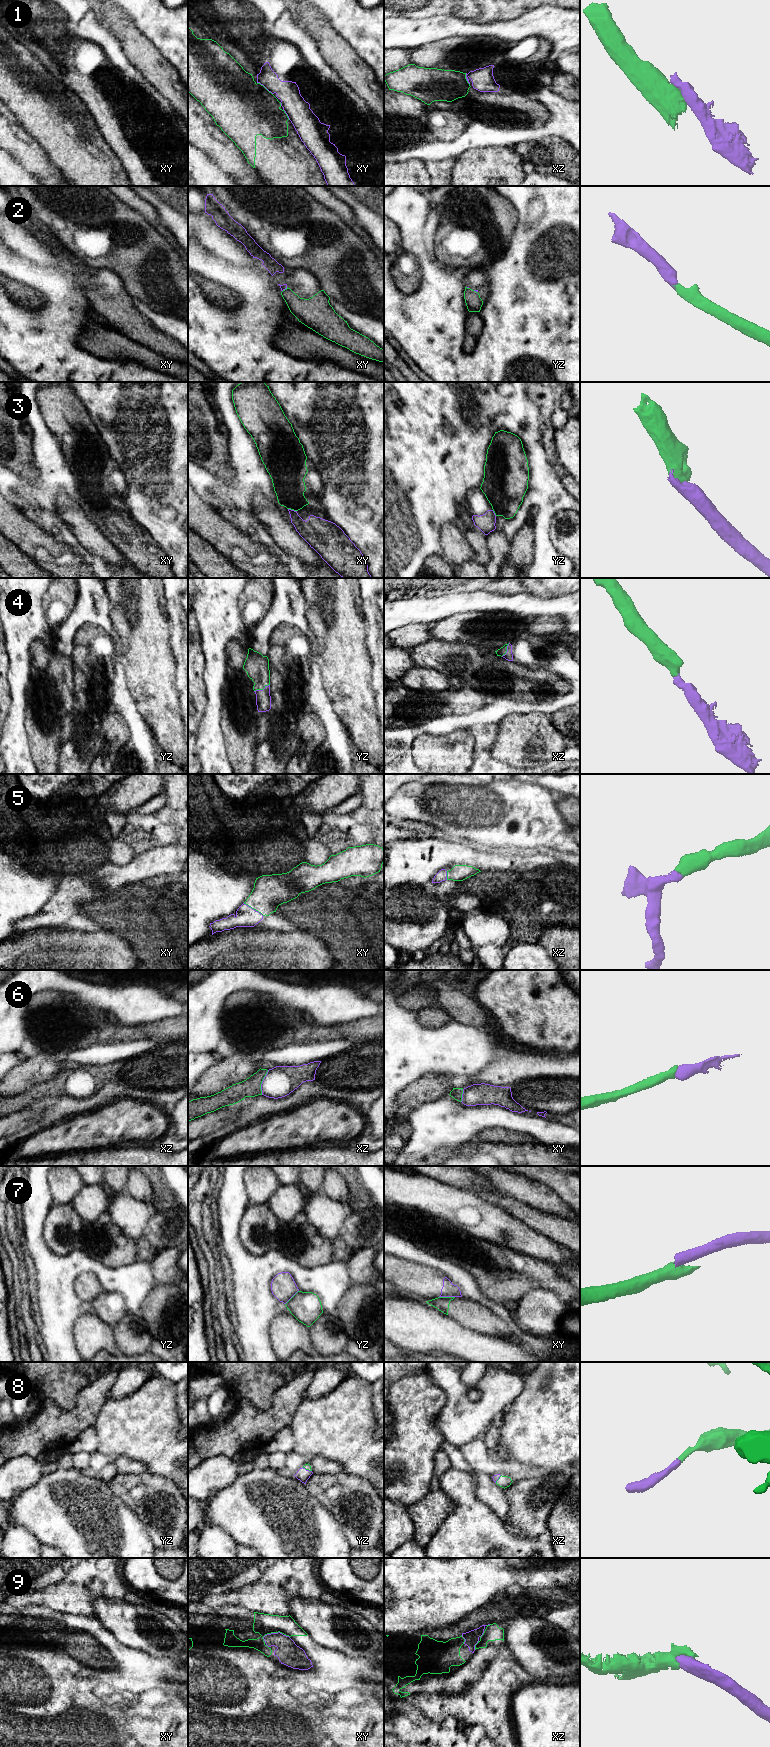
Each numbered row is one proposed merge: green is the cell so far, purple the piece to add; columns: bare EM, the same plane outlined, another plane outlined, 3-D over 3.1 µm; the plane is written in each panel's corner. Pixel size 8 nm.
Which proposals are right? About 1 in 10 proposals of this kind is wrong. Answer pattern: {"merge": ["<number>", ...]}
{"merge": ["2", "4", "5", "6", "8", "9"]}

